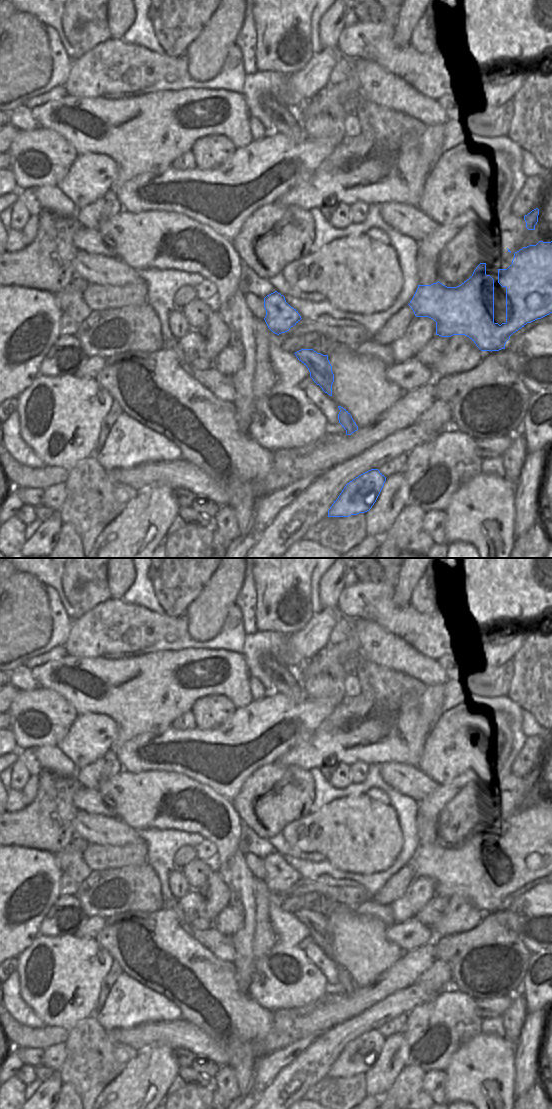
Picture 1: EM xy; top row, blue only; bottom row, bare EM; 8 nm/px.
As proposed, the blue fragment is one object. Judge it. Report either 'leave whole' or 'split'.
leave whole

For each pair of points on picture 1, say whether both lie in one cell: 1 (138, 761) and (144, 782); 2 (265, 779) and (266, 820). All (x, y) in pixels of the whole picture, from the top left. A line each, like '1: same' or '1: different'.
1: different
2: same

